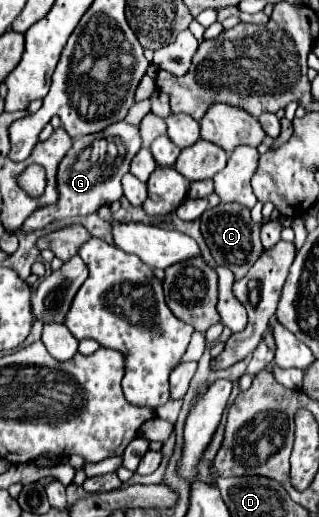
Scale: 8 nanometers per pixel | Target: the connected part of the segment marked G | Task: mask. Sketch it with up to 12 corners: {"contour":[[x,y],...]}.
{"contour":[[117,121],[75,139],[57,171],[59,201],[23,229],[89,215],[123,195],[141,149]]}

